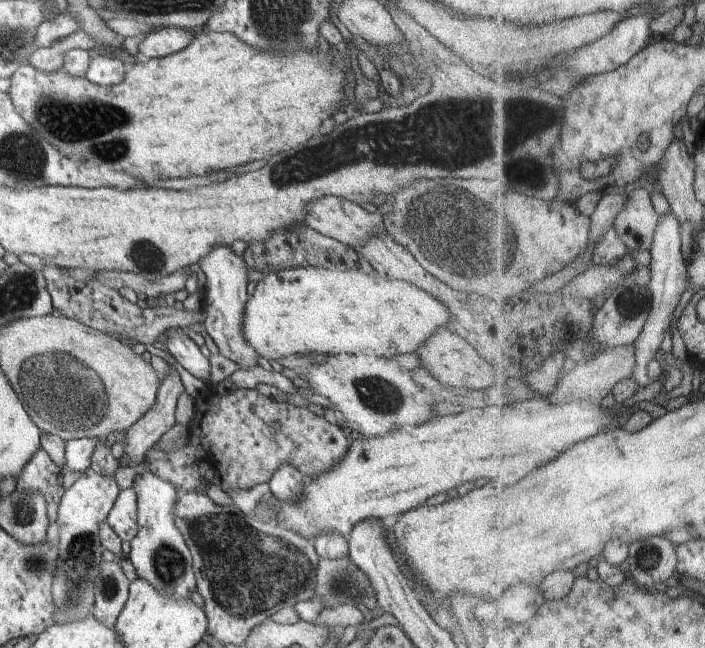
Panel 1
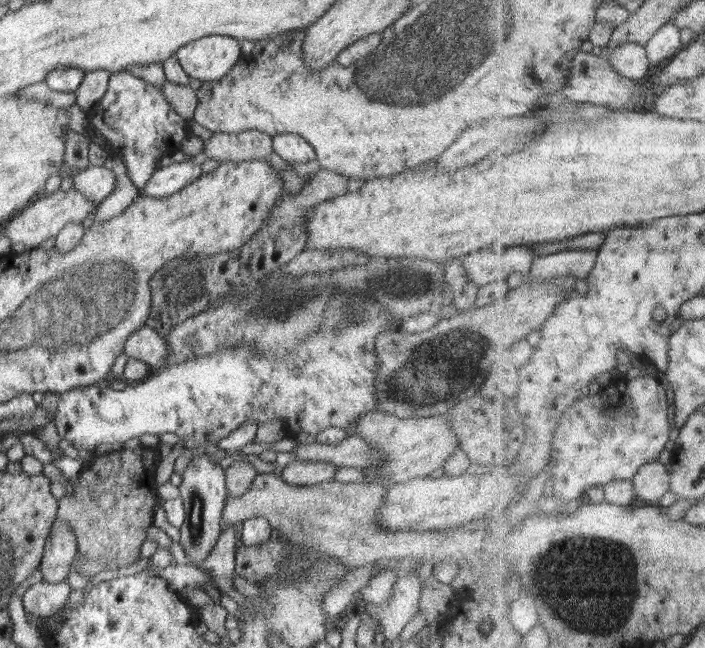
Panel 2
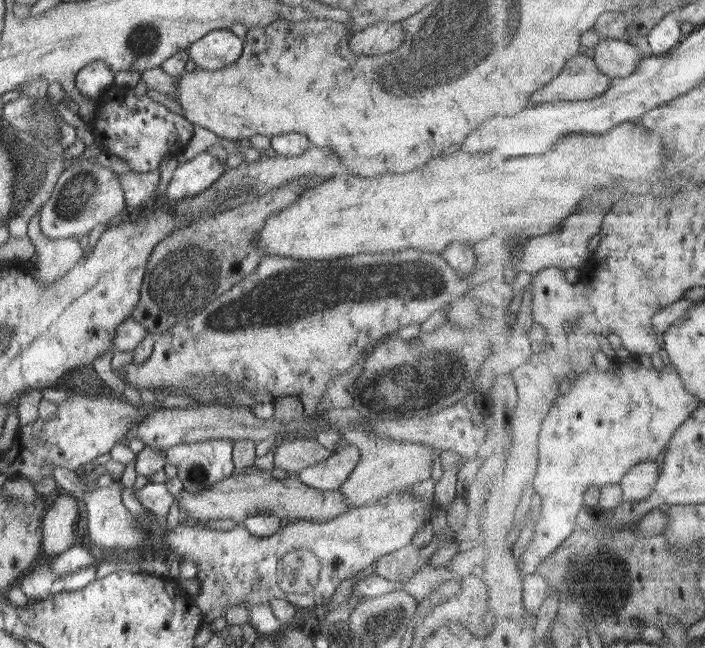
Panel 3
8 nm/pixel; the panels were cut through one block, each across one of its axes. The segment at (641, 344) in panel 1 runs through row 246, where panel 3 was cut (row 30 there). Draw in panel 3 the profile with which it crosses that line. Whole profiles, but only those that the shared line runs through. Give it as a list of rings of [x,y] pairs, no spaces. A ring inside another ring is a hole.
[[[668,14],[663,22],[660,22],[654,31],[649,34],[650,44],[656,54],[667,54],[685,42],[687,34],[682,30],[683,22],[680,22],[677,14]]]

